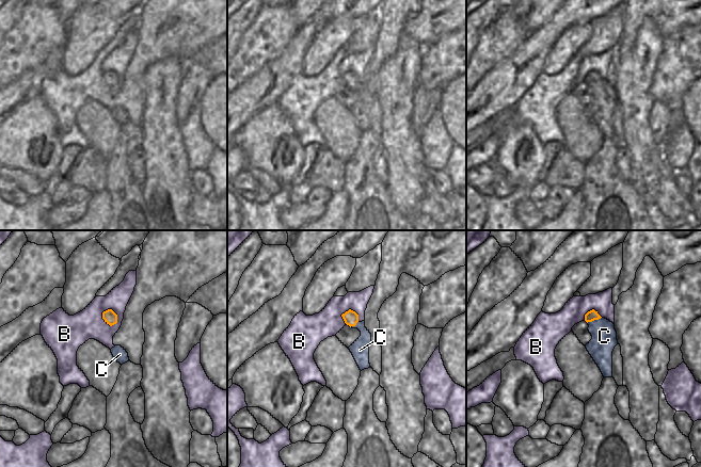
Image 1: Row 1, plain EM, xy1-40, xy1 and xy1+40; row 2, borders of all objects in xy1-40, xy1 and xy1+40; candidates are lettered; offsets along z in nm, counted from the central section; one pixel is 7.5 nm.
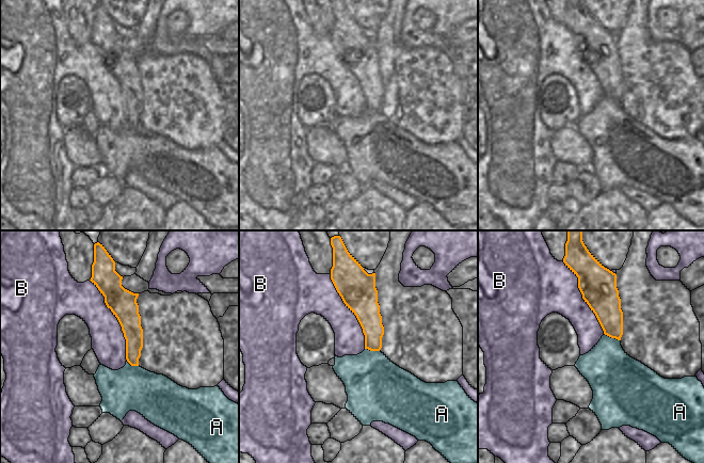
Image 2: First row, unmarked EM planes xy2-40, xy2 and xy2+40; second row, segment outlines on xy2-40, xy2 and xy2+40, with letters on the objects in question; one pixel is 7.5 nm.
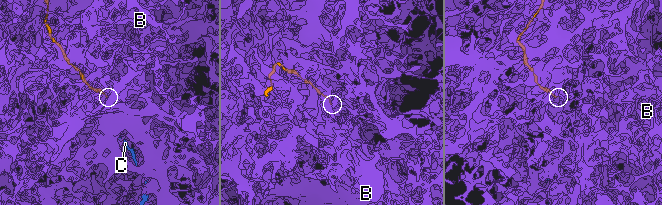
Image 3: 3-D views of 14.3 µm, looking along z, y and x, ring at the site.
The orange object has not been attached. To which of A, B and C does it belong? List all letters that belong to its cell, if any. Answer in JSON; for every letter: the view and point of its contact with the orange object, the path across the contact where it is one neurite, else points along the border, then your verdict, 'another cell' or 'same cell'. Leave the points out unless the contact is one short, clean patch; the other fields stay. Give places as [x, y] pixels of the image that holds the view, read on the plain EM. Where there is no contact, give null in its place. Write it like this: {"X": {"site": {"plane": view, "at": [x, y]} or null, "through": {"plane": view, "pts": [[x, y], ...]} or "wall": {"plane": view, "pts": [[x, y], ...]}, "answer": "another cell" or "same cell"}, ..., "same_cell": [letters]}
{"A": {"site": {"plane": "xy2+40", "at": [612, 98]}, "answer": "another cell"}, "B": {"site": {"plane": "xy2-40", "at": [117, 80]}, "answer": "another cell"}, "C": {"site": {"plane": "xy1+40", "at": [593, 81]}, "through": {"plane": "xy1+40", "pts": [[592, 76], [593, 81], [602, 91], [604, 97]]}, "answer": "same cell"}, "same_cell": ["C"]}

